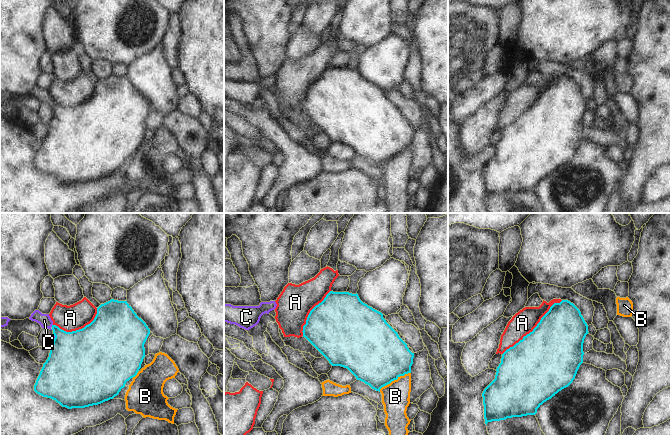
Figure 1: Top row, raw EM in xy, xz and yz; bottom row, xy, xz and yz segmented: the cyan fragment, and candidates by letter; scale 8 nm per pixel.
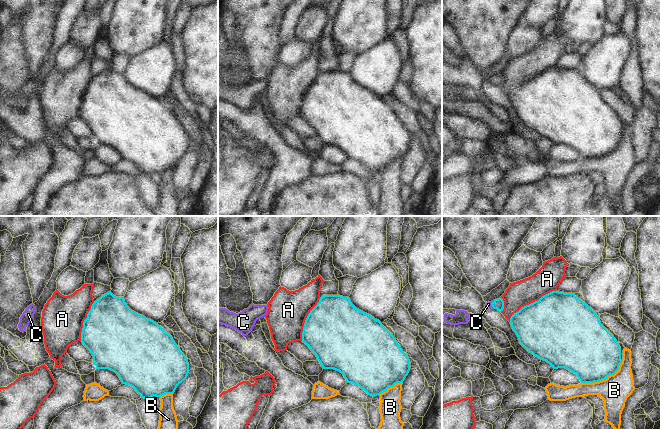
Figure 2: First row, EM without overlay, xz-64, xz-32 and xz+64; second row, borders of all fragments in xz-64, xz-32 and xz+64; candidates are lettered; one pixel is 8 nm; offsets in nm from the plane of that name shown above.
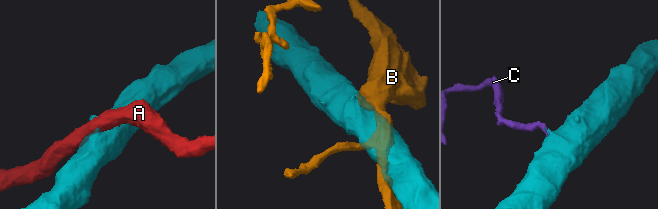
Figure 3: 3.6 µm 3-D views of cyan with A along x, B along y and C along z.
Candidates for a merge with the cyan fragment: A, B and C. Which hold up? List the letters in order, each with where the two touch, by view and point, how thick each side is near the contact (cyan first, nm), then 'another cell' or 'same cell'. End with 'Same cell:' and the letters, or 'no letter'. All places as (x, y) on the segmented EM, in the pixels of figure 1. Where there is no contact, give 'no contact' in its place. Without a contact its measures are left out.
A: meets cyan in yz at (534, 328); 480 nm thick on the cyan side, 190 nm on the other; another cell
B: meets cyan in xz at (394, 379); 480 nm thick on the cyan side, 220 nm on the other; another cell
C: meets cyan in xy at (54, 335); 420 nm thick on the cyan side, 20 nm on the other; same cell
Same cell: C

